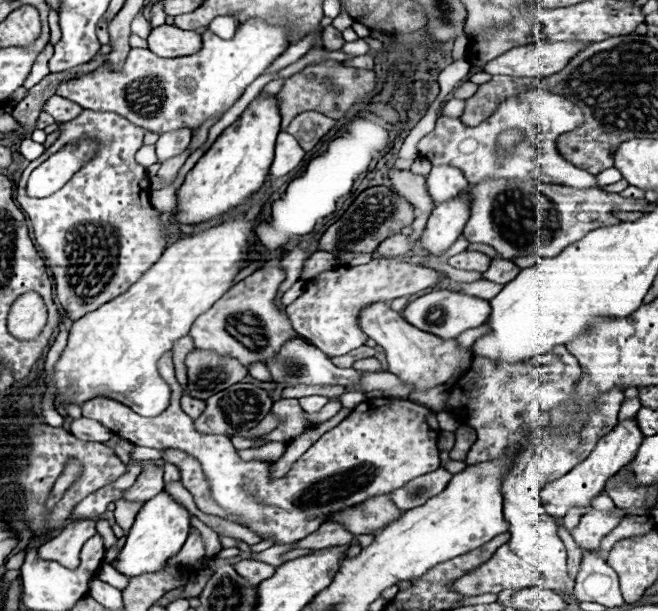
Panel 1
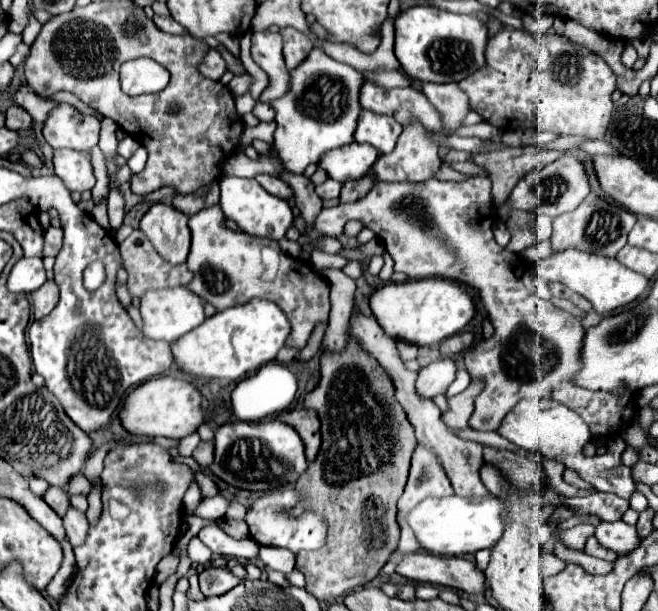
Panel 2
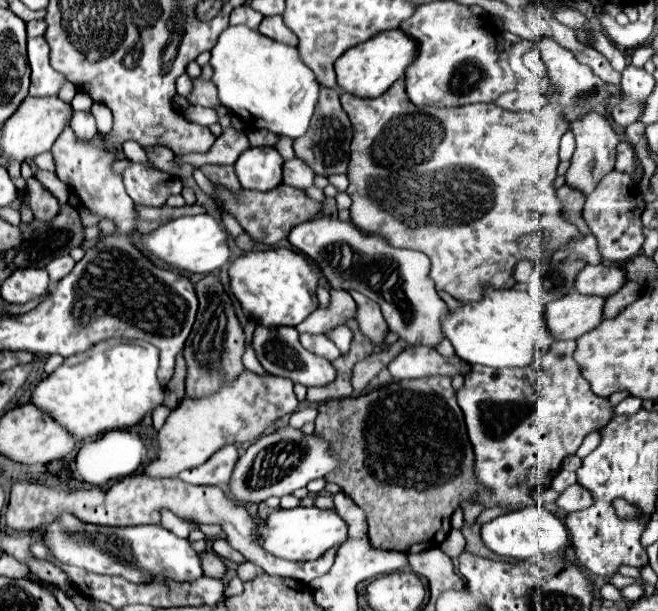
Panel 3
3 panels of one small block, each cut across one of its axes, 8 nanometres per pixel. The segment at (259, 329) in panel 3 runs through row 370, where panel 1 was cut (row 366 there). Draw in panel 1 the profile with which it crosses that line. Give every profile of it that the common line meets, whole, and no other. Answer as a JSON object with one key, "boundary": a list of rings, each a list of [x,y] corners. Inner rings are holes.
{"boundary":[[[294,338],[290,342],[286,342],[282,346],[282,350],[278,352],[278,356],[274,360],[270,360],[268,370],[274,378],[274,384],[278,384],[280,388],[286,386],[296,386],[296,384],[316,384],[316,386],[354,386],[360,382],[362,372],[354,370],[354,368],[338,368],[332,364],[332,360],[328,356],[324,356],[324,352],[320,352],[318,348],[314,348],[312,344],[308,344],[302,338]]]}

